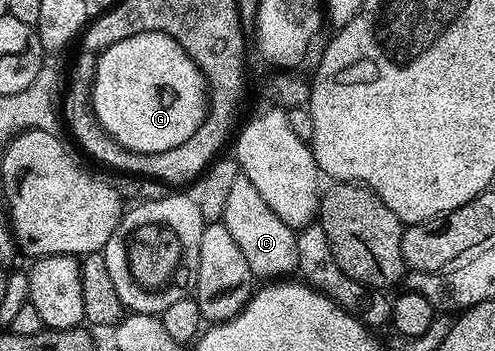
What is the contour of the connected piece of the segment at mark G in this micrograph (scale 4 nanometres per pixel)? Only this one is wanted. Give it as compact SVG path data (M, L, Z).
M159 31L138 33L105 47L97 59L90 103L99 126L124 149L162 153L184 144L205 121L206 78L172 37Z

